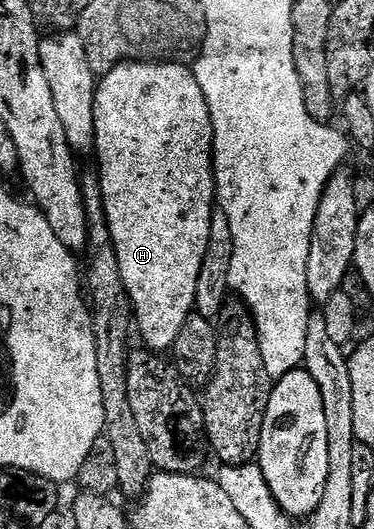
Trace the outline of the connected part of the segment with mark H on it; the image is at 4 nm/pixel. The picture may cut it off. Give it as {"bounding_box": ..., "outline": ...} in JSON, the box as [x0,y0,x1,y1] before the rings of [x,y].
{"bounding_box":[95,61,217,354],"outline":[[[127,61],[116,65],[110,73],[104,74],[97,82],[95,93],[95,158],[101,168],[101,198],[105,204],[105,218],[111,231],[115,255],[119,259],[119,271],[127,287],[127,295],[133,304],[133,319],[136,332],[141,332],[140,344],[158,354],[172,350],[175,339],[183,325],[195,313],[195,287],[199,283],[199,271],[207,255],[207,243],[211,239],[211,219],[215,208],[217,184],[213,178],[213,128],[211,111],[207,111],[207,99],[203,87],[199,87],[197,76],[189,65],[162,65],[152,61]]]}

